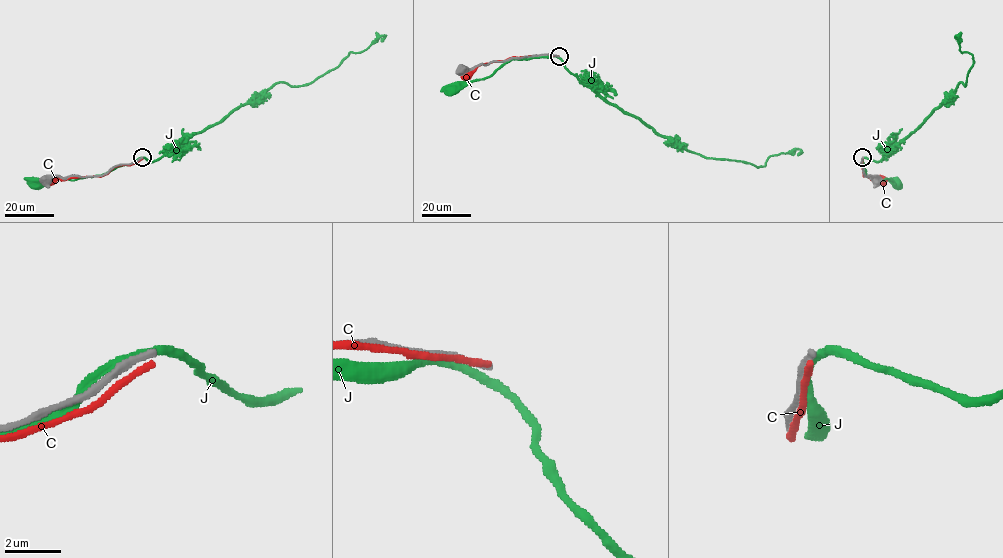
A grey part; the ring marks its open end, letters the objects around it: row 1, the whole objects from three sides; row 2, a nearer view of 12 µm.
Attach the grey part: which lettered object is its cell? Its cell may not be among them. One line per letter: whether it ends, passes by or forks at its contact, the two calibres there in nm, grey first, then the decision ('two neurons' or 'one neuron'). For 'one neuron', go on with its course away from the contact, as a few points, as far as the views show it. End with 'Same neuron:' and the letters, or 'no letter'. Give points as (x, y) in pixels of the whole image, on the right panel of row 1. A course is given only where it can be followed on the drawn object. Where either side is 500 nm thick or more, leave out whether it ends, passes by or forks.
C: it ends there; 240 nm thick on the grey side, 320 nm on the other; two neurons
J: it passes by; 260 nm thick on the grey side, 260 nm on the other; two neurons
Same neuron: no letter

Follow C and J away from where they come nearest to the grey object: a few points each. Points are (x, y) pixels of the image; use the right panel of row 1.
C: (862, 159), (864, 176), (880, 179)
J: (862, 159), (867, 176), (890, 179), (897, 184)

